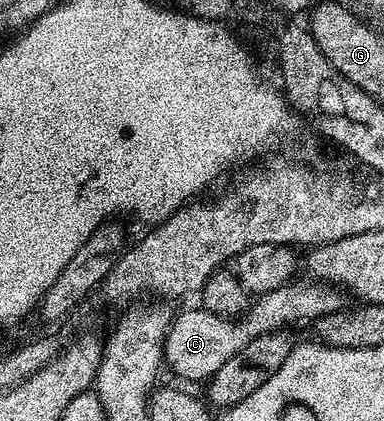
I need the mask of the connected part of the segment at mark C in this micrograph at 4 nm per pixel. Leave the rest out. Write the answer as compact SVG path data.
M291 281L283 287L272 289L271 292L259 294L247 310L237 317L214 315L203 309L173 316L166 334L165 366L170 366L182 379L209 380L210 376L216 373L216 369L224 365L224 361L236 357L240 349L256 341L261 335L289 328L289 323L298 323L301 319L315 321L343 310L342 295L343 292L332 283L306 281L306 284L302 284Z

